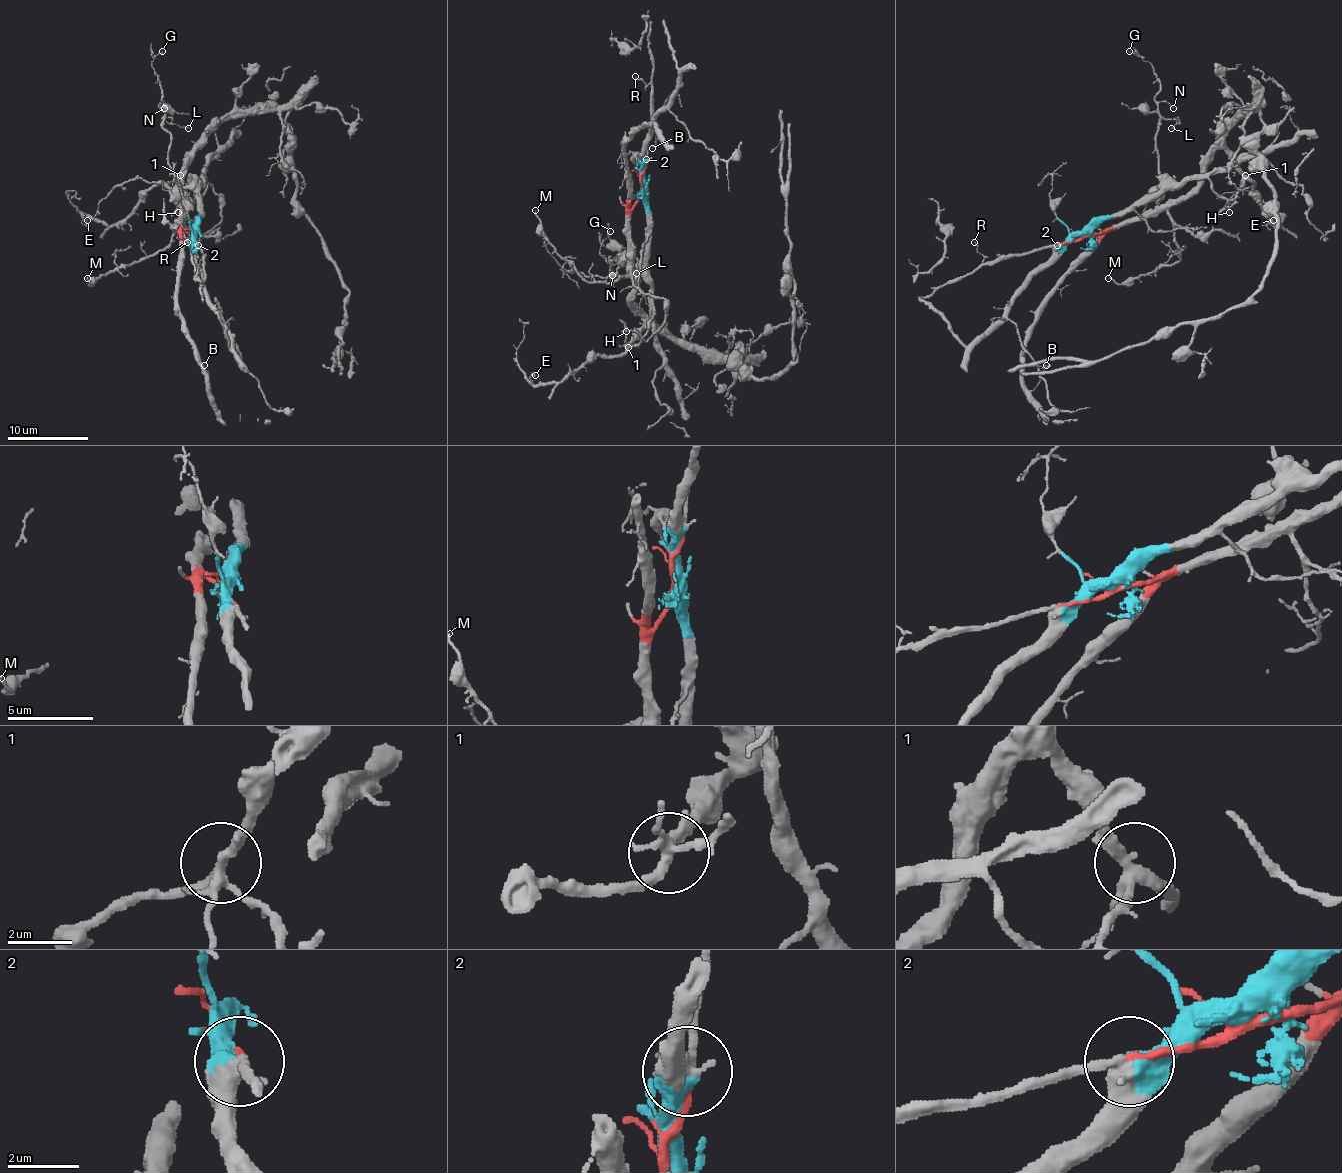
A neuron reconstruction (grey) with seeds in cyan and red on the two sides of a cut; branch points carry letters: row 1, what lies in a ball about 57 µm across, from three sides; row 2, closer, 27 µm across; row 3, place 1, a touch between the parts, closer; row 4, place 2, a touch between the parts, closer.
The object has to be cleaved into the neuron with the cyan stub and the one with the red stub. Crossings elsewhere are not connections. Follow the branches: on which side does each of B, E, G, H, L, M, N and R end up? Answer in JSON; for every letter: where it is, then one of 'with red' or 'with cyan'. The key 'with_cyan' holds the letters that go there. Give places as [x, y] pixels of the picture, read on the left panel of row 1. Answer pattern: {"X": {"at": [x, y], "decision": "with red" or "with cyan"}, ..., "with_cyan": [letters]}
{"B": {"at": [204, 365], "decision": "with red"}, "E": {"at": [87, 220], "decision": "with red"}, "G": {"at": [162, 51], "decision": "with cyan"}, "H": {"at": [178, 212], "decision": "with cyan"}, "L": {"at": [188, 128], "decision": "with cyan"}, "M": {"at": [87, 278], "decision": "with red"}, "N": {"at": [164, 108], "decision": "with cyan"}, "R": {"at": [187, 242], "decision": "with red"}, "with_cyan": ["G", "H", "L", "N"]}

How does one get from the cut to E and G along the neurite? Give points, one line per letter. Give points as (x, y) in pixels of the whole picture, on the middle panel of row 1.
E: (640, 188), (630, 268), (632, 305), (646, 325), (622, 353), (593, 355), (559, 381), (535, 385), (535, 375)
G: (642, 188), (646, 254), (640, 264), (610, 260), (610, 256), (608, 262), (600, 250), (610, 230)

